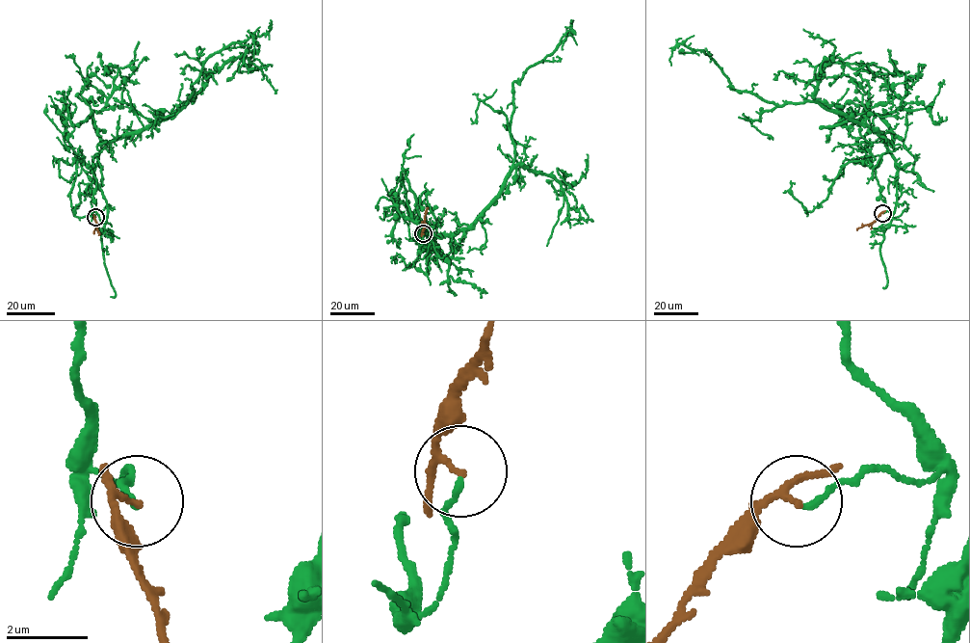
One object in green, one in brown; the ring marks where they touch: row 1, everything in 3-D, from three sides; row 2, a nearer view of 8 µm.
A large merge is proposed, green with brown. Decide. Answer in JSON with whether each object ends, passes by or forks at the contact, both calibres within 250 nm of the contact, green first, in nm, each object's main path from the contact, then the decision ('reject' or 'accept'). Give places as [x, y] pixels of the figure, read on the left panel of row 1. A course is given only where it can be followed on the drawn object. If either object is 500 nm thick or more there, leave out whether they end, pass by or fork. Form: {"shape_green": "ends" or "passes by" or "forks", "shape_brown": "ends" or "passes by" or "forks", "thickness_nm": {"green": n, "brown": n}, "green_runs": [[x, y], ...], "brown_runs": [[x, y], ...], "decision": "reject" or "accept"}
{"shape_green": "ends", "shape_brown": "passes by", "thickness_nm": {"green": 130, "brown": 120}, "green_runs": [[95, 217], [92, 158], [193, 99], [192, 85], [209, 57], [252, 36], [253, 58]], "brown_runs": [[95, 217], [98, 235]], "decision": "reject"}

